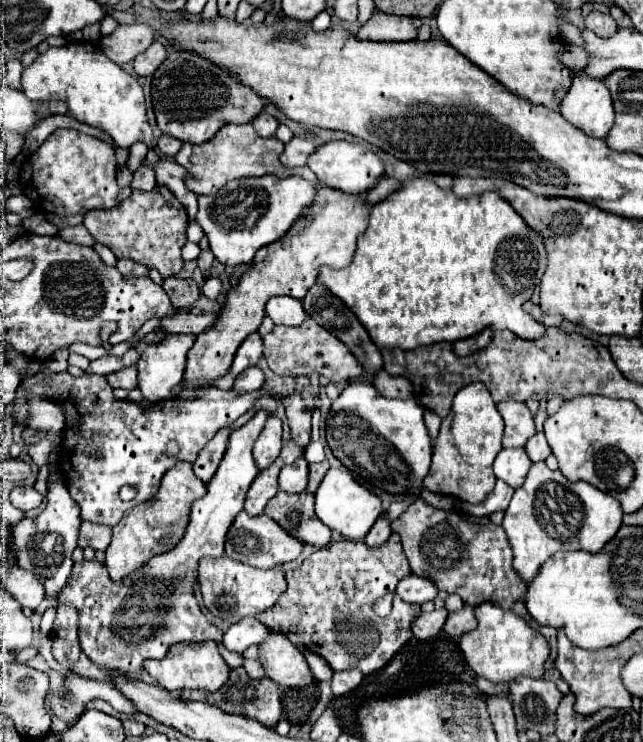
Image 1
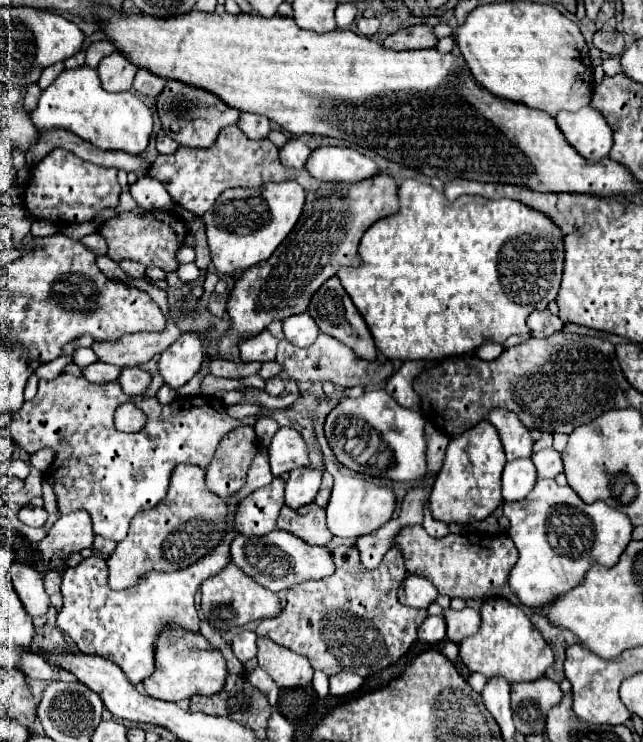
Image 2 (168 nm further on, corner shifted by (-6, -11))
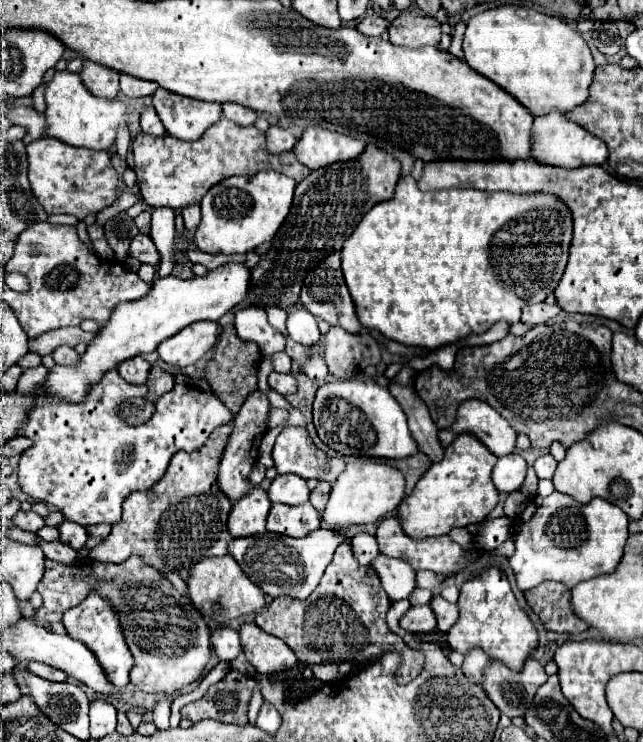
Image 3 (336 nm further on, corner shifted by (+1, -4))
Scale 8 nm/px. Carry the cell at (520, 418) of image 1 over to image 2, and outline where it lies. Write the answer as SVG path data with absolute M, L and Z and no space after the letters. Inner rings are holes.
M492 409L486 417L488 423L492 423L500 435L506 459L520 459L532 455L532 437L530 431L520 423L520 419L506 409Z

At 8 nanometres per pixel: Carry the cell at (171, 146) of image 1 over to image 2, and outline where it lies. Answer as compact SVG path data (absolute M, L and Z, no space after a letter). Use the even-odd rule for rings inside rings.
M160 129L158 135L156 135L156 149L158 149L158 153L170 155L170 153L174 153L178 149L178 143L174 139L170 139L164 129Z

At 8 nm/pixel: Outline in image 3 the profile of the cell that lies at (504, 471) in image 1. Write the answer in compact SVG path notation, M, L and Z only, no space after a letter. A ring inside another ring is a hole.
M513 452L501 456L493 468L493 484L499 492L515 492L521 488L527 472L527 462L521 454Z

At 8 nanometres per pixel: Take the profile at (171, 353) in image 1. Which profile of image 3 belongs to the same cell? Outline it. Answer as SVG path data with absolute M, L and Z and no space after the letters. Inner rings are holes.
M197 322L179 330L175 336L163 340L157 348L163 362L185 368L195 364L217 340L215 322Z

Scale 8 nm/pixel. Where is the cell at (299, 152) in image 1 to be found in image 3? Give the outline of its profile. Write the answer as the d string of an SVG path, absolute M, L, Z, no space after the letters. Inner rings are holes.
M271 126L267 130L267 150L271 154L291 152L295 144L297 144L297 138L289 130L285 130L281 126Z

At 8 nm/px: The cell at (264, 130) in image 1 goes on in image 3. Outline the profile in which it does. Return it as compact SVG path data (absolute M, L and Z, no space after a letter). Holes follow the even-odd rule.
M225 104L223 106L223 116L229 118L231 122L235 122L237 126L253 126L257 120L257 112L249 110L245 106L237 106L237 104Z

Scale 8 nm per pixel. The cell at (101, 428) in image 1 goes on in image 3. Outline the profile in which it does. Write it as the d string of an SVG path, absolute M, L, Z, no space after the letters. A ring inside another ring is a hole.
M37 366L37 368L25 370L23 376L19 378L19 384L17 384L17 394L19 394L25 402L27 402L27 400L31 402L31 406L27 408L27 418L25 418L23 426L21 426L21 434L27 436L29 440L33 440L33 446L27 448L27 450L21 454L21 460L19 460L19 484L21 484L23 492L29 494L31 498L43 500L43 502L47 502L47 504L57 506L57 508L63 512L63 516L65 516L67 520L77 522L77 524L83 524L83 526L101 524L101 522L103 522L103 524L111 524L111 526L119 524L119 522L121 522L121 512L123 512L123 502L125 502L125 498L127 498L131 492L143 492L143 490L153 488L153 486L163 478L163 474L165 474L165 470L167 470L167 466L169 466L169 460L173 458L175 452L179 452L179 450L185 450L185 452L195 452L195 450L199 450L215 428L219 428L221 424L229 424L229 422L235 418L235 414L233 414L219 398L215 398L213 394L203 392L203 390L199 390L199 388L193 386L193 384L175 384L175 390L171 390L171 392L167 392L167 394L163 394L161 398L155 400L155 412L153 412L153 416L151 416L149 422L145 422L145 424L141 424L141 426L129 426L127 422L123 422L123 420L117 416L119 402L125 402L125 400L131 400L131 398L137 398L137 396L145 398L145 396L149 394L149 390L147 390L145 384L143 384L143 386L127 384L127 382L119 376L119 372L117 372L115 368L111 368L111 370L105 372L105 376L101 376L101 380L99 380L97 384L93 384L93 386L89 388L85 400L75 404L75 402L65 402L65 400L61 400L61 398L57 398L57 396L53 396L53 394L45 394L45 392L43 392L43 386L45 386L47 378L49 378L49 368Z

